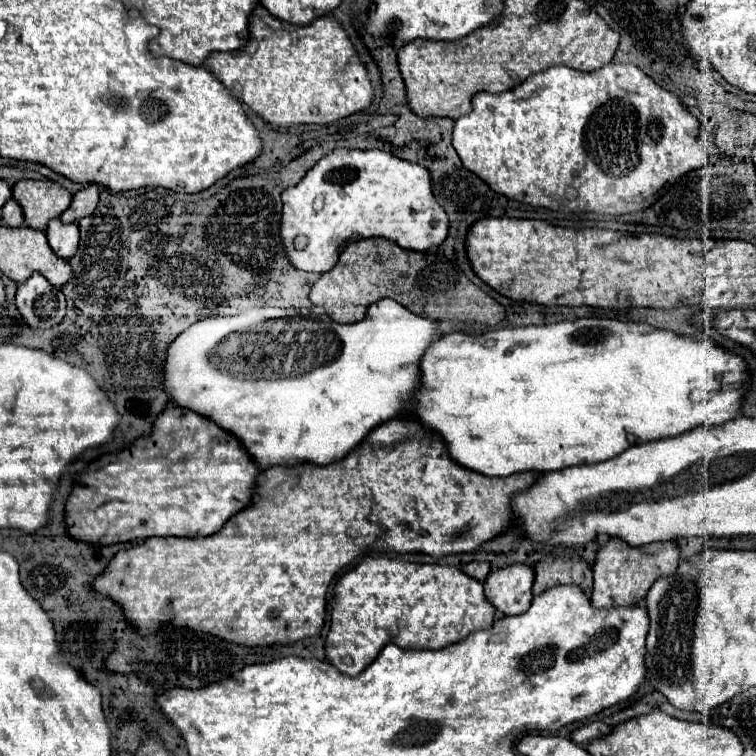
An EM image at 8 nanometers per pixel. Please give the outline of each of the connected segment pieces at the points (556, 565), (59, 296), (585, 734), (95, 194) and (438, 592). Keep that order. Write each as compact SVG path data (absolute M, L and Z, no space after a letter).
M549 554L547 558L535 566L535 584L533 584L533 594L541 594L543 590L561 586L561 584L571 584L579 586L585 594L591 594L593 590L593 572L587 562L573 558L573 560L563 560L563 556L553 556Z
M33 274L17 288L17 310L33 330L57 326L65 316L65 296L43 274Z
M589 722L589 724L573 730L573 732L571 732L571 740L577 742L579 746L587 746L589 740L607 736L609 732L611 732L611 728L609 728L607 724L603 724L603 722Z
M89 184L85 188L81 188L73 200L71 200L71 206L63 212L61 216L61 222L79 222L79 218L83 216L91 216L93 210L97 208L97 202L99 202L99 186L97 184Z
M365 558L333 588L331 628L325 640L325 656L339 672L347 676L357 676L377 658L385 644L395 644L403 650L439 650L459 640L465 640L477 630L487 630L489 626L493 626L493 620L495 608L487 602L483 584L455 566Z

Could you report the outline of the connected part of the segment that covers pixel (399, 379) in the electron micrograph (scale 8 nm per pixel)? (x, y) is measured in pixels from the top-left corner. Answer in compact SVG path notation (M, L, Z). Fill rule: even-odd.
M383 298L371 304L367 316L357 324L337 324L329 316L323 318L323 314L315 318L315 346L311 346L311 354L307 354L307 358L311 358L311 362L323 362L323 366L315 366L315 370L307 370L307 374L299 374L299 378L239 382L239 378L233 378L209 366L207 352L215 350L215 346L223 342L227 334L233 334L235 330L245 330L247 326L253 326L257 322L263 322L263 318L251 318L251 310L247 310L243 314L237 314L235 318L205 318L183 330L167 348L163 386L171 402L203 414L205 418L239 438L251 460L257 462L259 470L271 466L297 466L303 462L327 466L343 458L347 450L353 450L375 426L379 426L379 422L403 416L401 412L409 410L413 390L419 386L419 358L423 356L427 346L437 336L441 336L441 332L435 328L435 320L415 316L395 300Z

